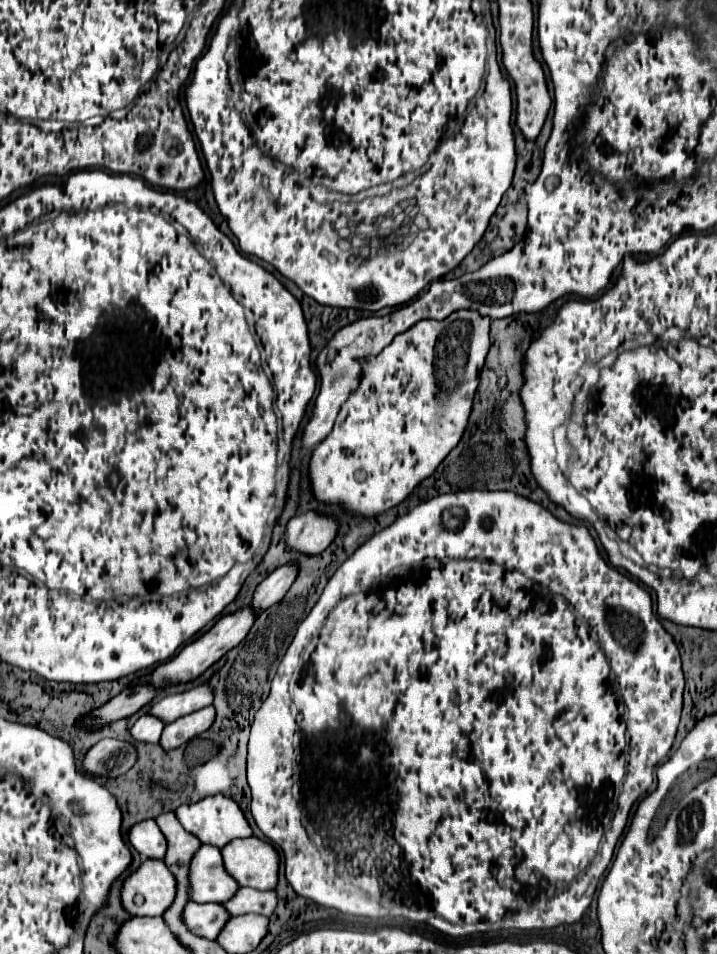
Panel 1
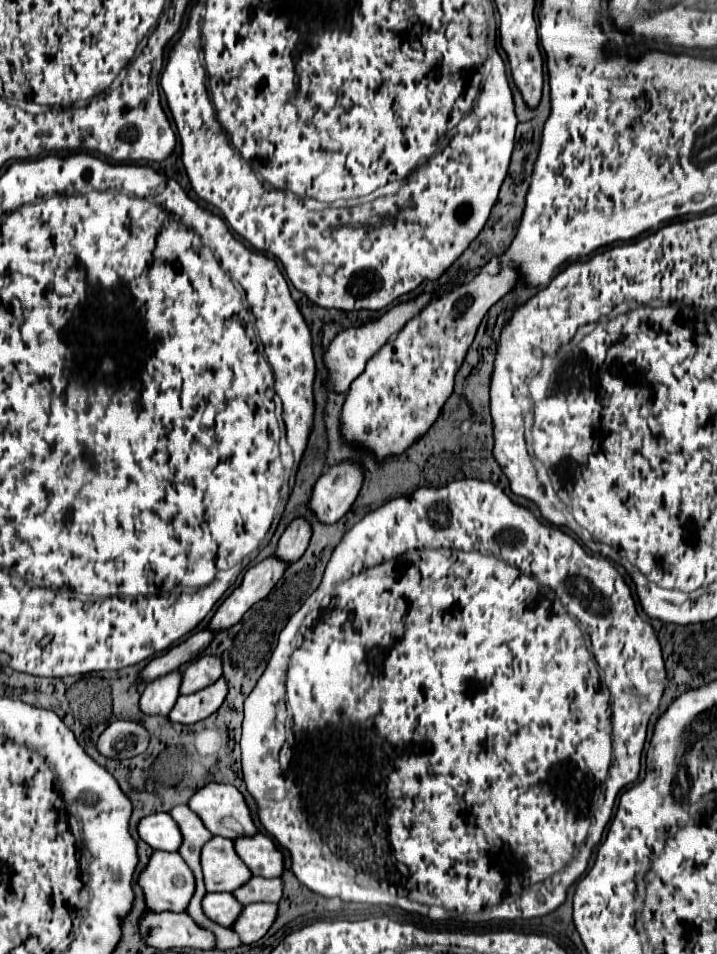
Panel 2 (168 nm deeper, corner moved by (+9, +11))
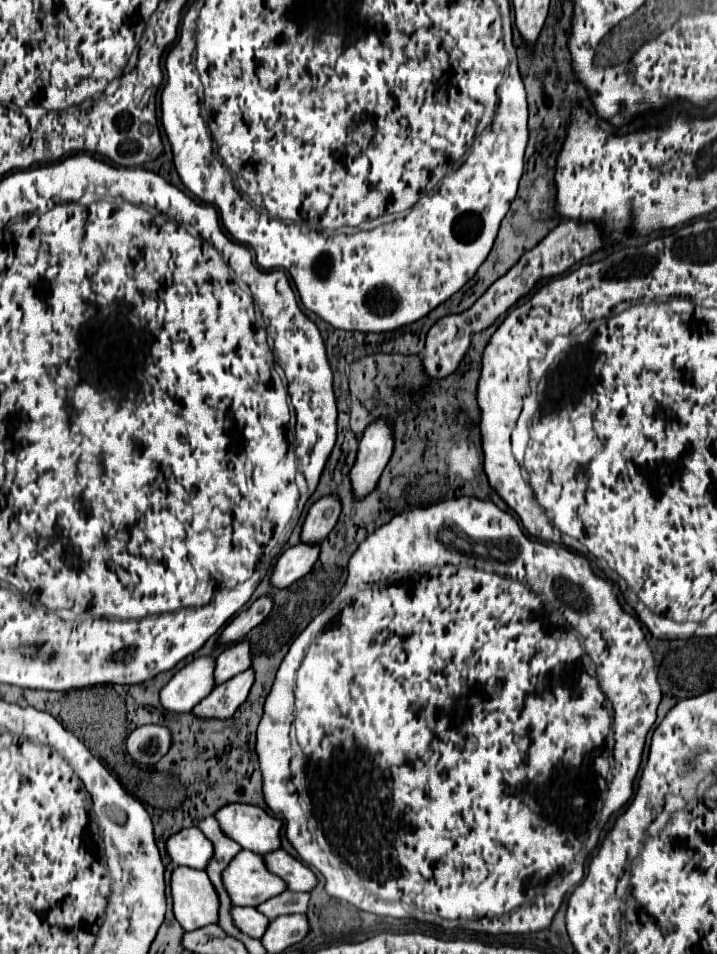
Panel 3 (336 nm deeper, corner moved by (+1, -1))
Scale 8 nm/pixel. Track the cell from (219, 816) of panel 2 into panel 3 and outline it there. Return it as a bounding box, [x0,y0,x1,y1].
[215,803,283,855]

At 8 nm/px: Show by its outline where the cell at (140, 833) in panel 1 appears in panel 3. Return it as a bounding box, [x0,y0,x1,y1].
[167,827,213,869]

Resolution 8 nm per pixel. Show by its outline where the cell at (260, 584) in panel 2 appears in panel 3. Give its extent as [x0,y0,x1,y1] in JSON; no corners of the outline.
[271,541,319,587]

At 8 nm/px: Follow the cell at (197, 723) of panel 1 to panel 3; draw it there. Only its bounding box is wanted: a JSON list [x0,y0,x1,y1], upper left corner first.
[193,669,255,719]

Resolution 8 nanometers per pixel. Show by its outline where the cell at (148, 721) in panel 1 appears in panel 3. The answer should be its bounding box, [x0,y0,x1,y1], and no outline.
[161,657,215,713]

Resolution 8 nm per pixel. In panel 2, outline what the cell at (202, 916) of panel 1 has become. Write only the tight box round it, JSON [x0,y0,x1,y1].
[203,893,243,927]

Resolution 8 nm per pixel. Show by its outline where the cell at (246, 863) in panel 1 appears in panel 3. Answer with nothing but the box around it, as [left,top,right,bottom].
[265,849,317,891]

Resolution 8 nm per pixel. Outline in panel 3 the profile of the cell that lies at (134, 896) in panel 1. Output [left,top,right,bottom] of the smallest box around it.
[171,867,219,931]

